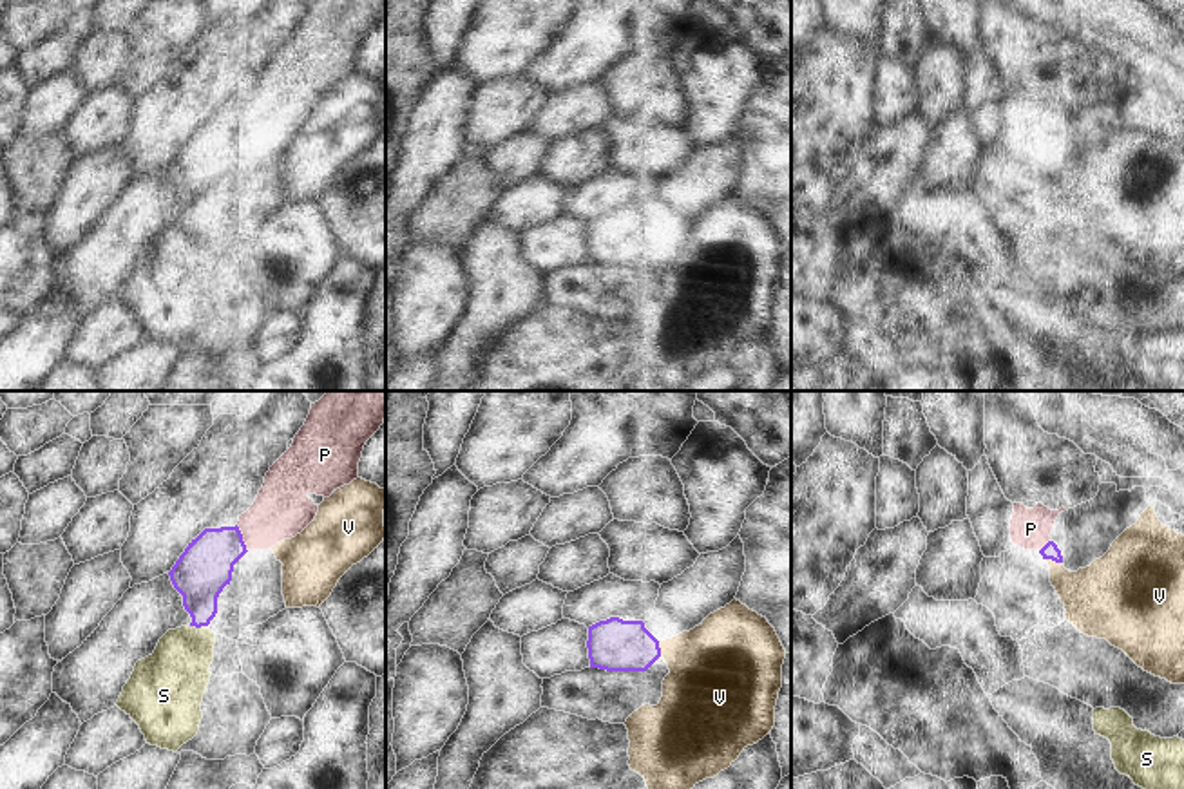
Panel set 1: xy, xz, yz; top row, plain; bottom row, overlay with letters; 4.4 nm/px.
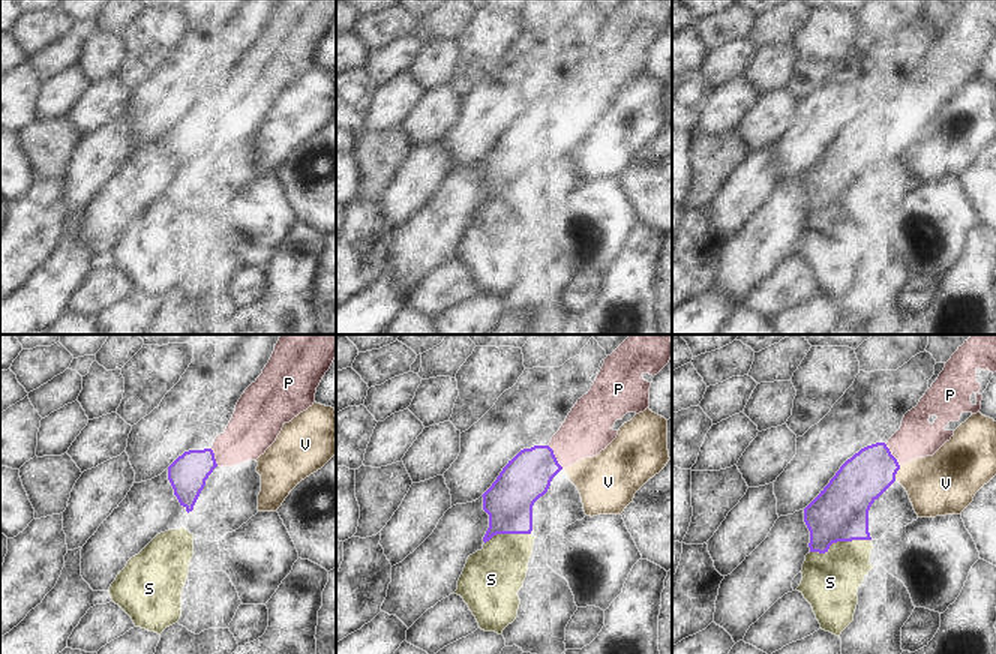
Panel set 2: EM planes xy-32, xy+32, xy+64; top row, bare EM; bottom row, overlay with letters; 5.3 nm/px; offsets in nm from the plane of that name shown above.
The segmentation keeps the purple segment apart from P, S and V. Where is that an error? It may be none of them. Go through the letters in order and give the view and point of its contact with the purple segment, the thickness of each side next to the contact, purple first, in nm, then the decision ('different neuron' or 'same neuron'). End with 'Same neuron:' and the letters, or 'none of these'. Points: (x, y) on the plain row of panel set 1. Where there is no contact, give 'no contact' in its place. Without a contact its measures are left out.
P: contact xy (241, 133); calibres 240 and 260 nm; same neuron
S: contact xy (200, 221); calibres 240 and 280 nm; different neuron
V: contact yz (1054, 154); calibres 70 and 280 nm; different neuron
Same neuron: P

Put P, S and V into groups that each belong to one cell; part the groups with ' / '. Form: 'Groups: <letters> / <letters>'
Groups: P / S / V.

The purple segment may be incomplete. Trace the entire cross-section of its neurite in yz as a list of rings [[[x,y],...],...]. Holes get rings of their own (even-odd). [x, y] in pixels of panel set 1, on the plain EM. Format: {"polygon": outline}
{"polygon": [[[1014,98],[1008,121],[1012,138],[1025,145],[1037,145],[1043,154],[1063,157],[1061,145],[1050,134],[1050,128],[1057,110],[1065,105],[1065,101],[1050,105],[1043,98],[1037,98],[1034,103],[1026,103],[1023,98]]]}

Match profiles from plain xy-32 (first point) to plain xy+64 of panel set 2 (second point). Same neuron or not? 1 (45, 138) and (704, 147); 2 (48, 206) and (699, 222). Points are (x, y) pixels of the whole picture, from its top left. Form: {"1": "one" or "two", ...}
{"1": "one", "2": "one"}

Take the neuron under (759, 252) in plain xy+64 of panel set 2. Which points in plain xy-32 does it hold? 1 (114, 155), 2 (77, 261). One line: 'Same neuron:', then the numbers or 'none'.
Same neuron: none

